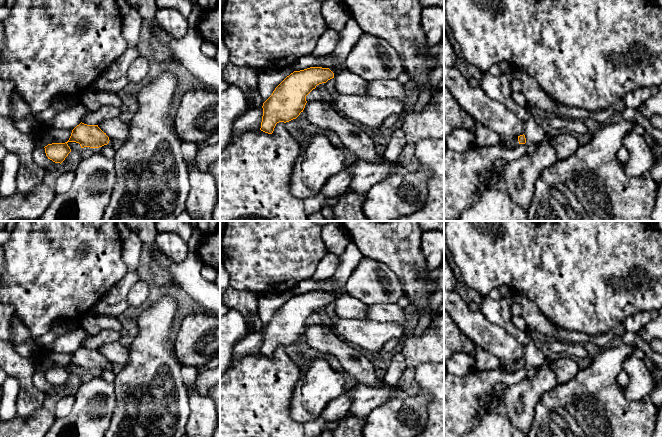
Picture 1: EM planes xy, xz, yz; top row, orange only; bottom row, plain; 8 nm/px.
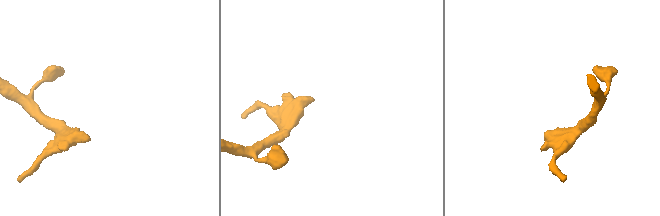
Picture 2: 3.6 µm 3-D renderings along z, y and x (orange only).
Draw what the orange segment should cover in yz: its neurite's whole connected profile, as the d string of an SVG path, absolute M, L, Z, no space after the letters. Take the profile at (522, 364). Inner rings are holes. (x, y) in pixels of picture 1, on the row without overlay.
M520 359L517 362L513 363L513 364L504 364L501 363L497 369L501 369L504 370L506 372L515 372L517 371L519 368L525 368L526 367L526 362L525 359Z

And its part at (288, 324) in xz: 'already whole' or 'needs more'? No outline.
needs more

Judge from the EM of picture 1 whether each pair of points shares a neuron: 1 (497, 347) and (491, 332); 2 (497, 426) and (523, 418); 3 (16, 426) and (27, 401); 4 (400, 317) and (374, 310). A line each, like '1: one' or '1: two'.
1: one
2: two
3: two
4: one

